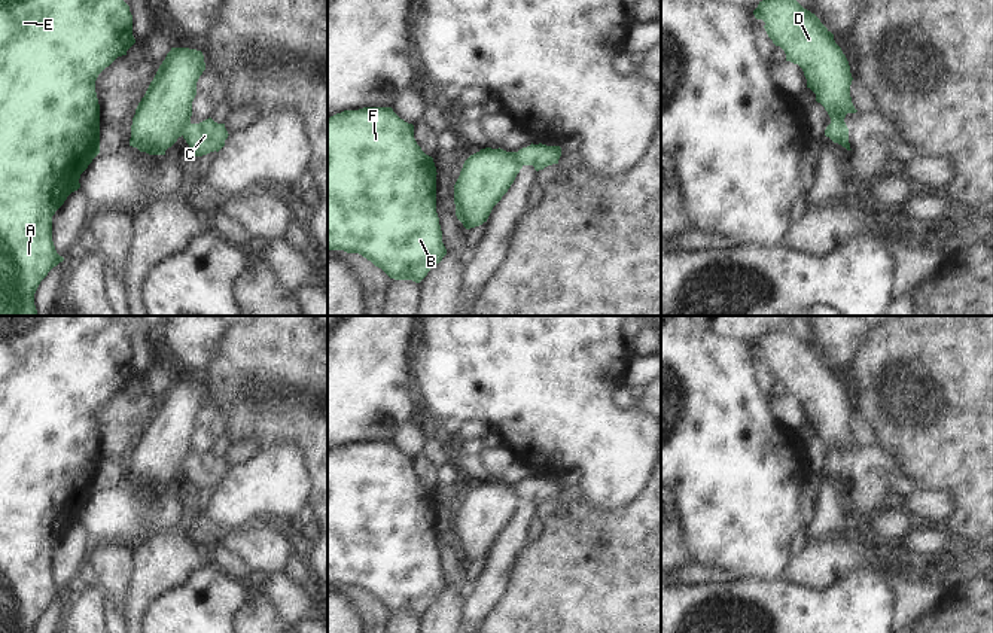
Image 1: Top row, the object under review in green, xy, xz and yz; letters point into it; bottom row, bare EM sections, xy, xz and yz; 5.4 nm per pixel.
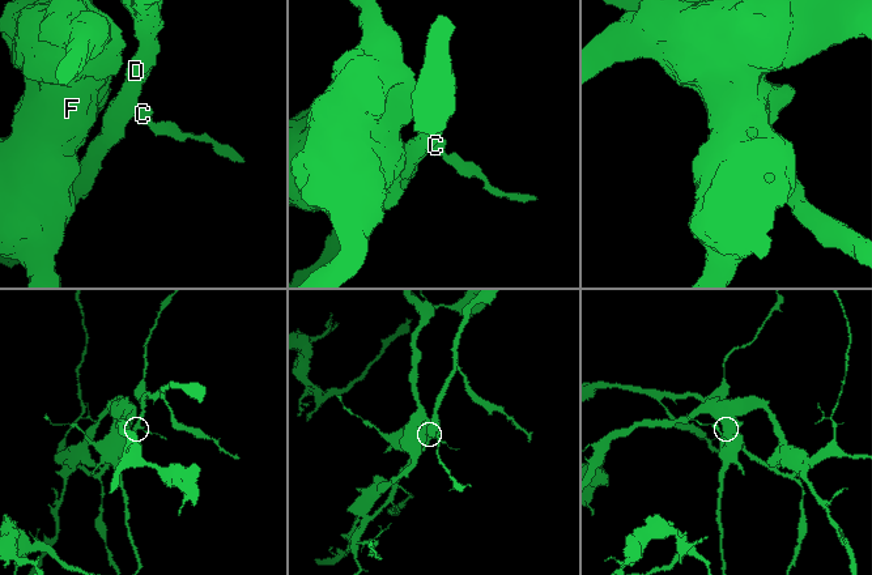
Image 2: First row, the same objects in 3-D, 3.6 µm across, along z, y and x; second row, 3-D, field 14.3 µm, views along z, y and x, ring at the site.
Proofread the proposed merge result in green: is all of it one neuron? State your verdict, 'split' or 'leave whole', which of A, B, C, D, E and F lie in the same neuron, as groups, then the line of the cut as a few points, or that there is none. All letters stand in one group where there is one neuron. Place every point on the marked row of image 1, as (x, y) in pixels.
split; groups A B D E F / C; cut yz (831, 121), (840, 122), (847, 133)

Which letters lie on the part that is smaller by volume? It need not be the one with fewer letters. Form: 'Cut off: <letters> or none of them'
Cut off: C.

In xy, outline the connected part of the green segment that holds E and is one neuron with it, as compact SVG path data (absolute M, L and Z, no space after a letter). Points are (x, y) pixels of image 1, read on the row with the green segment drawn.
M0 0L0 316L36 316L34 293L48 273L64 261L52 241L52 216L80 188L80 174L100 153L98 74L135 43L132 15L124 0Z

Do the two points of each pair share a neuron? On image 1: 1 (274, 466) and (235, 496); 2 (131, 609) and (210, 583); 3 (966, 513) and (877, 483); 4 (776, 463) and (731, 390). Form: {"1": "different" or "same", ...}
{"1": "same", "2": "different", "3": "different", "4": "same"}

